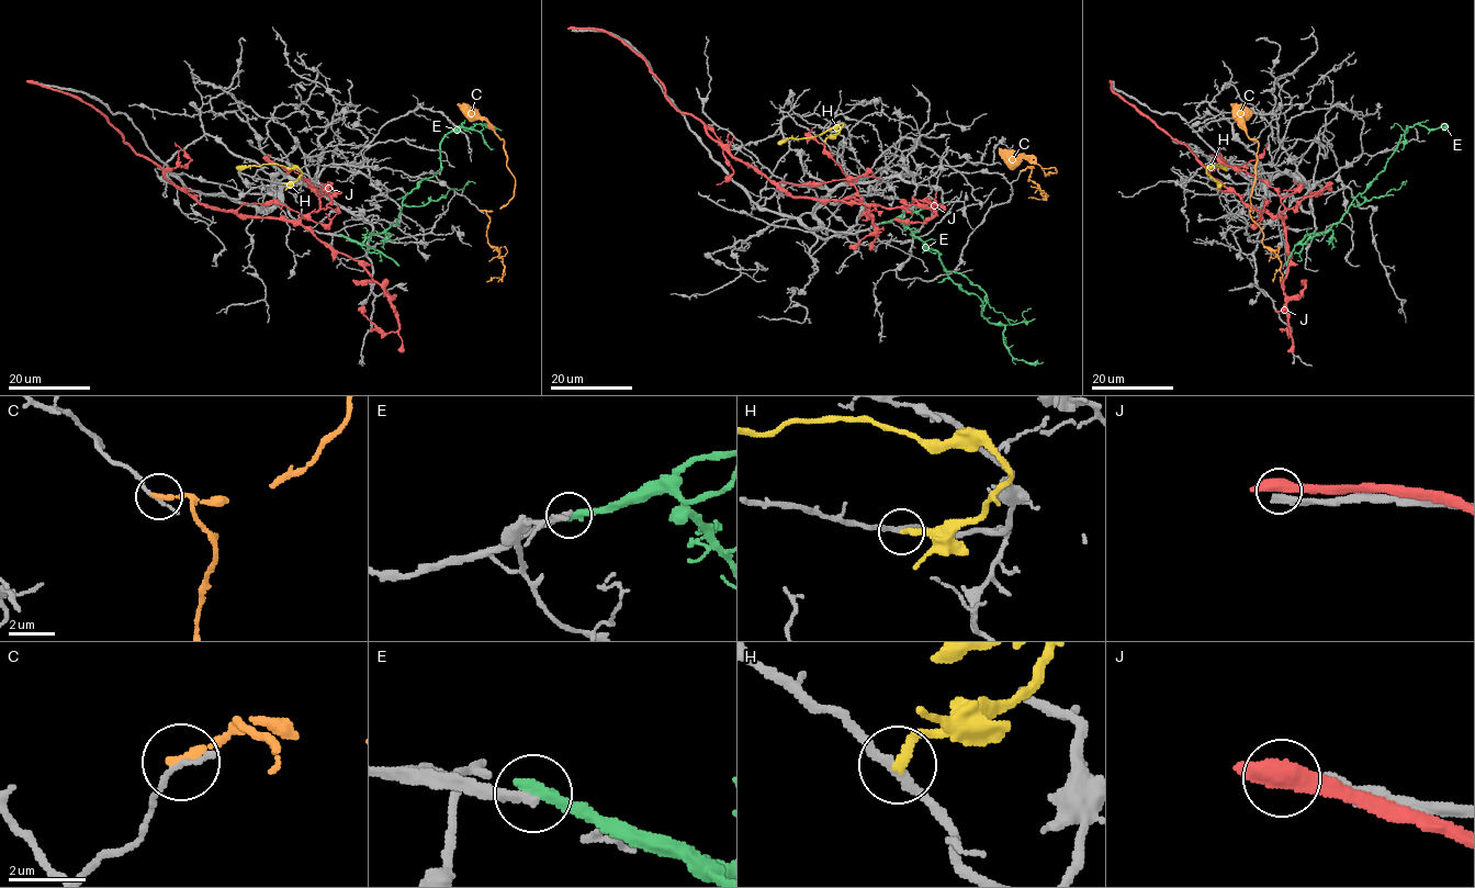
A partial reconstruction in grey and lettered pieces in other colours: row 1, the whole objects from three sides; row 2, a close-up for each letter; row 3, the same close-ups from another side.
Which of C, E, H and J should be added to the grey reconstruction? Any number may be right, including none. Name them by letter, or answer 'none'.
none

